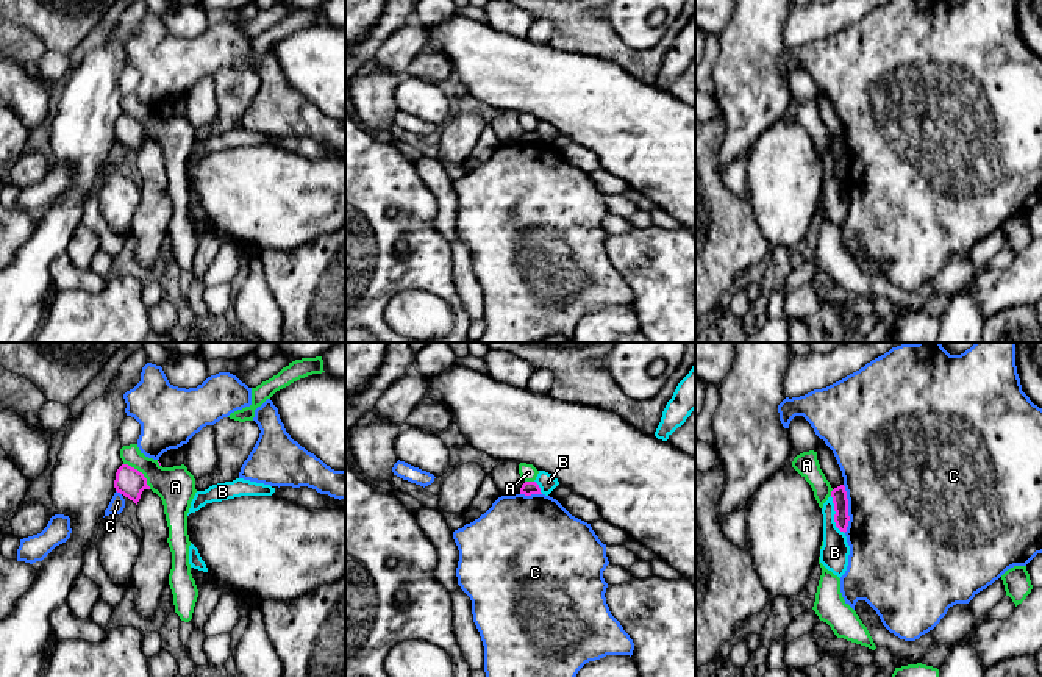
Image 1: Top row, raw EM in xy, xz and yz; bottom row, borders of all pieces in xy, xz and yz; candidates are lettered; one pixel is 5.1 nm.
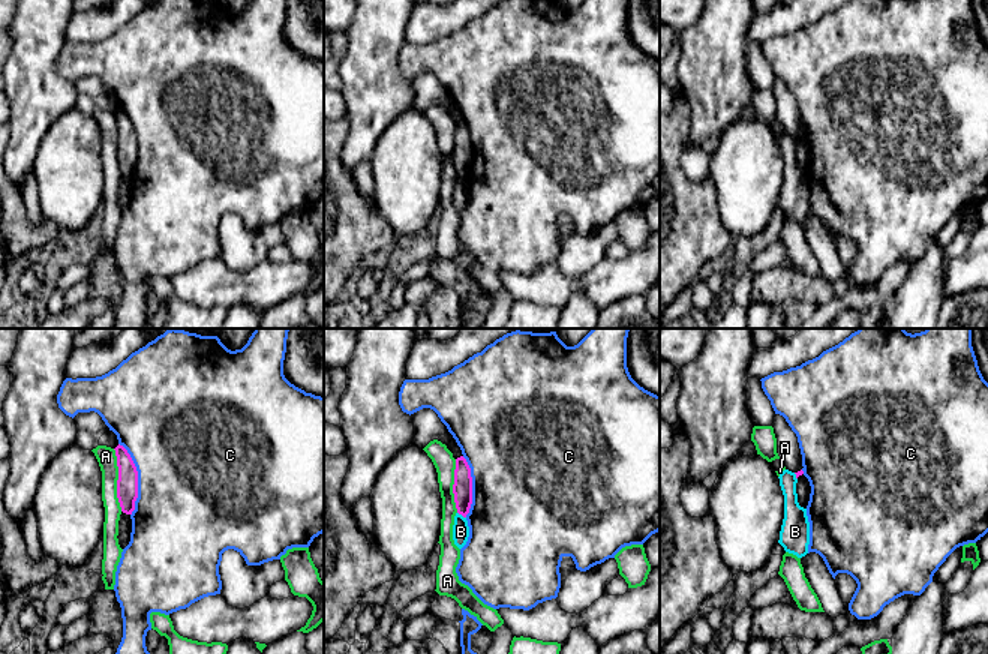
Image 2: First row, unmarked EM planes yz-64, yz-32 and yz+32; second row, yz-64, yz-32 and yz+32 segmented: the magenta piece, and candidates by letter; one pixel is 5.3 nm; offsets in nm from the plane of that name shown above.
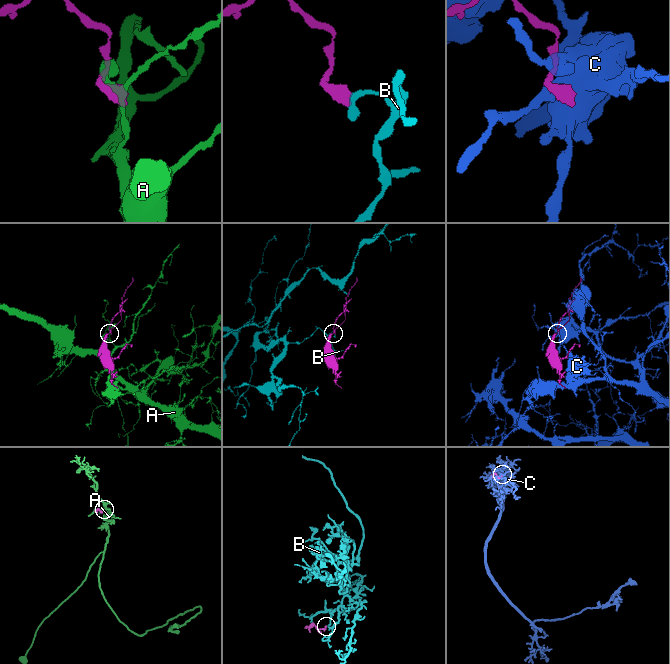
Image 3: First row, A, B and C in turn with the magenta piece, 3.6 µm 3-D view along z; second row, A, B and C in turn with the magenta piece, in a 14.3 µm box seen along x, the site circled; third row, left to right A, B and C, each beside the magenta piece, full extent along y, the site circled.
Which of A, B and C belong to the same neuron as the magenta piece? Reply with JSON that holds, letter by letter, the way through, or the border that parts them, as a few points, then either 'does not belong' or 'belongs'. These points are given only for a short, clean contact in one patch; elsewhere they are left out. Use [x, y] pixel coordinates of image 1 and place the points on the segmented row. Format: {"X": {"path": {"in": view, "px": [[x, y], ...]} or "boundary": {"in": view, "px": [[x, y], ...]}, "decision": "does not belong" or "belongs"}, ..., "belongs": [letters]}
{"A": {"decision": "does not belong"}, "B": {"boundary": {"in": "yz", "px": [[830, 496], [835, 505], [835, 524], [844, 533]]}, "decision": "does not belong"}, "C": {"decision": "does not belong"}, "belongs": []}

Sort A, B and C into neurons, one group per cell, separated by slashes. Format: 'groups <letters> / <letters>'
groups A / B / C

